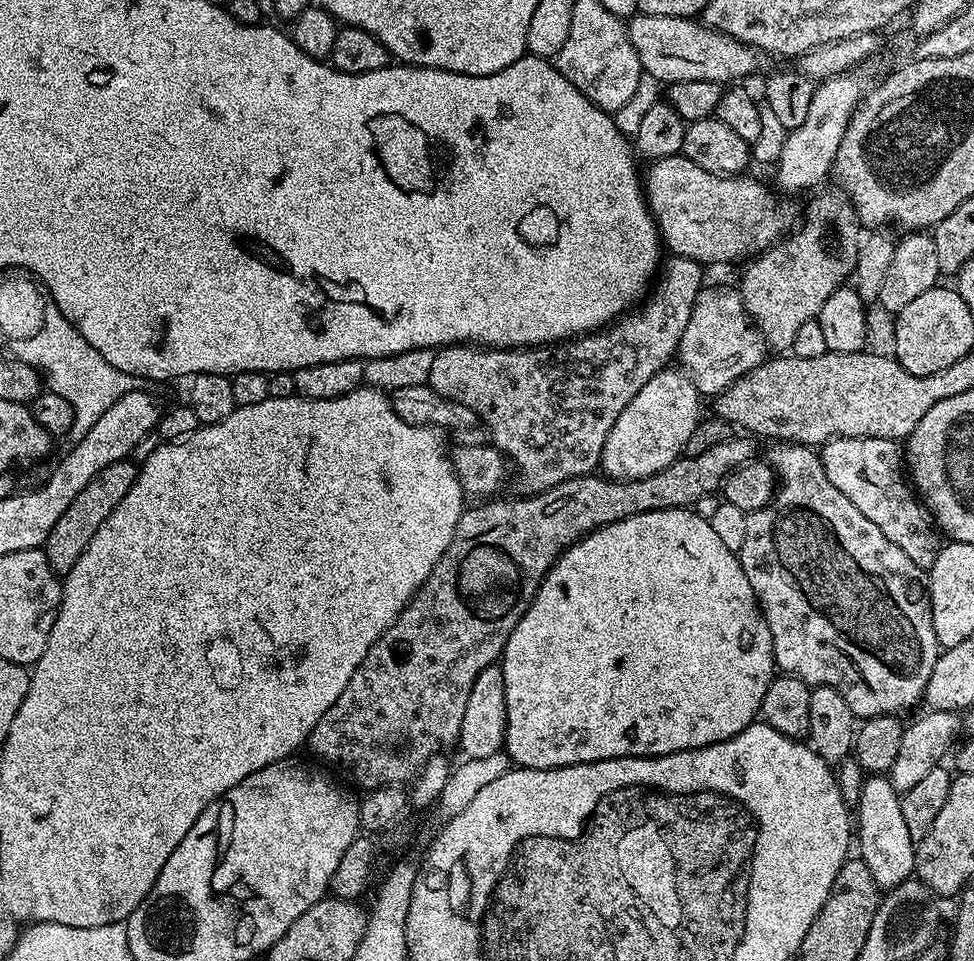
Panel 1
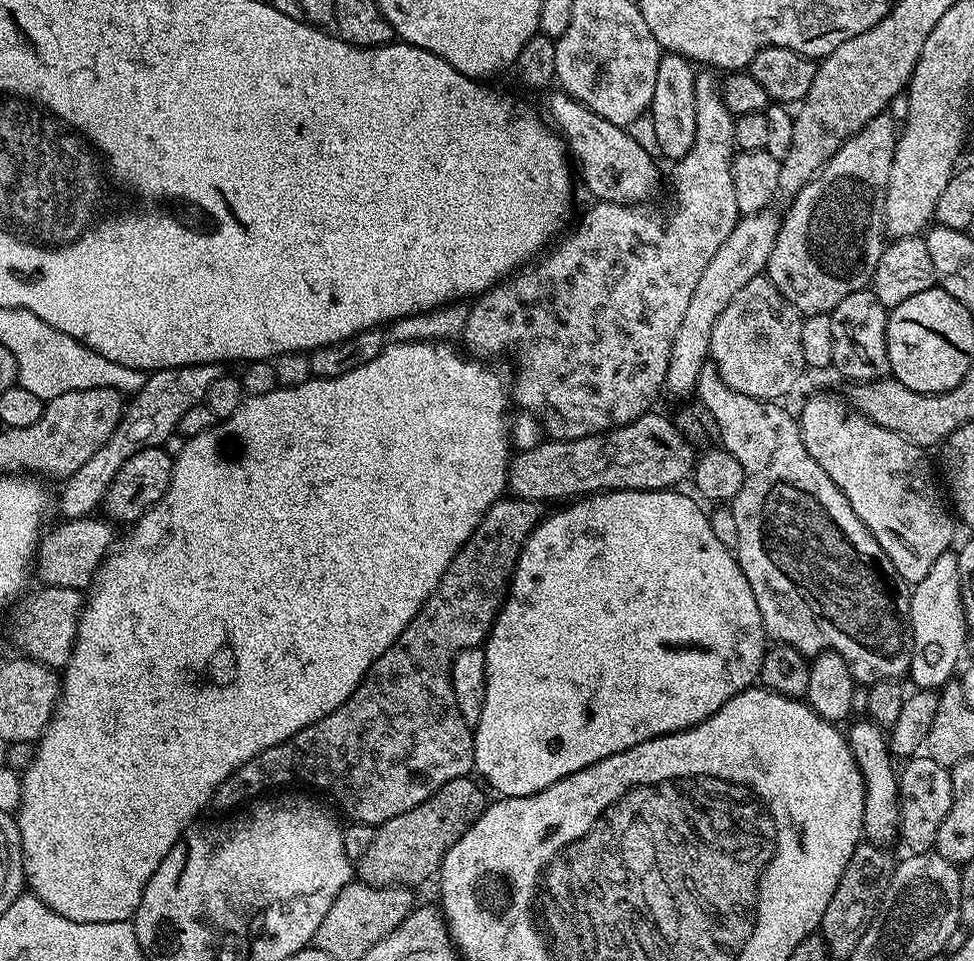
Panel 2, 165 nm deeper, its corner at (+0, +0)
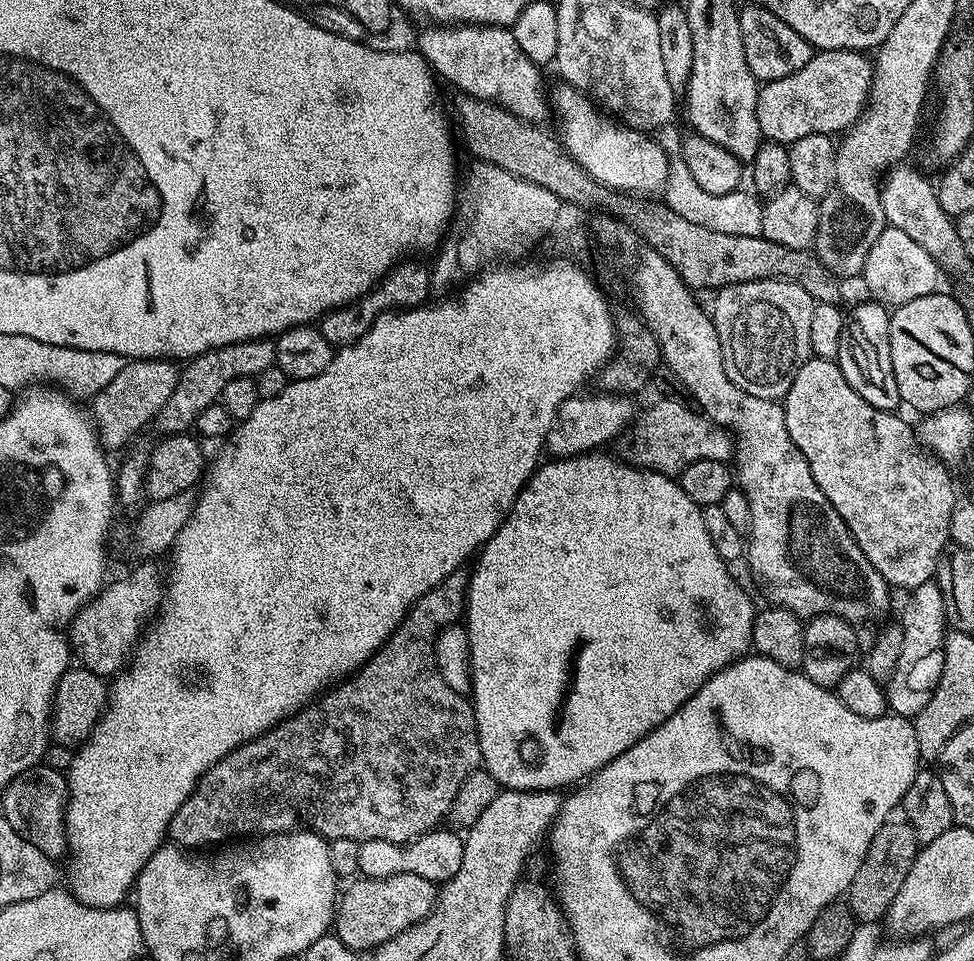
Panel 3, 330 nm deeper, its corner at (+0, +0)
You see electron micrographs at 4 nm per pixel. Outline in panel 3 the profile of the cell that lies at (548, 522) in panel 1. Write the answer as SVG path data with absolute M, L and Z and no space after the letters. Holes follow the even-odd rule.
M460 570L450 573L441 584L434 586L434 590L427 592L408 611L408 617L396 627L392 637L351 676L327 689L319 699L307 704L293 716L289 716L280 724L275 724L269 732L264 732L258 738L238 746L233 752L226 754L226 758L222 758L214 767L206 770L206 774L197 782L190 798L182 802L178 814L174 814L174 818L168 824L167 839L181 848L200 850L208 846L204 844L220 846L225 842L235 841L237 838L259 838L293 831L297 827L296 816L304 823L301 825L305 829L317 832L329 842L338 838L350 838L361 842L383 842L388 846L404 846L417 840L419 836L425 836L427 832L433 831L443 821L440 819L443 816L445 819L451 813L452 804L464 780L471 772L477 771L482 764L473 701L468 696L450 690L450 686L446 686L446 681L442 679L442 674L438 674L438 666L434 662L436 635L448 625L457 623L466 612L469 577L465 573L463 576L462 573L463 571Z

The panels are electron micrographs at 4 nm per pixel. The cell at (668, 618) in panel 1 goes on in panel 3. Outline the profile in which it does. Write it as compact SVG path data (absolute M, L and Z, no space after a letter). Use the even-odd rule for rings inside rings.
M593 450L564 459L552 458L548 460L549 464L541 463L512 501L512 508L500 529L475 557L476 569L470 572L466 627L472 655L480 759L483 771L491 774L504 790L550 792L587 781L646 733L662 726L662 722L673 716L714 673L721 672L752 648L752 624L756 621L757 605L752 605L751 598L732 577L728 569L731 567L720 557L718 550L714 550L714 542L710 542L710 534L706 534L706 522L702 522L701 505L695 504L673 477L638 468L615 455L603 456L602 453Z

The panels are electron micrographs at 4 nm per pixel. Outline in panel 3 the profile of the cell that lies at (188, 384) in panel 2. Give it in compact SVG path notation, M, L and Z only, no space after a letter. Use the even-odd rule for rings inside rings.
M271 339L247 340L246 342L234 342L230 346L215 348L195 356L183 365L180 381L170 394L170 402L162 406L162 410L156 415L154 428L160 434L184 434L195 425L198 414L206 410L206 406L217 403L222 389L239 376L256 377L259 372L273 367L276 363L276 346Z

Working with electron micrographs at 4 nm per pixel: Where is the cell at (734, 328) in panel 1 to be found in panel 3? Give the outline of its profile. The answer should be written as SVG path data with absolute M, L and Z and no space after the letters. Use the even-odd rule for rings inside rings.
M755 280L732 284L715 293L710 315L718 330L724 369L746 394L783 401L798 370L812 356L810 314L813 298L794 280Z

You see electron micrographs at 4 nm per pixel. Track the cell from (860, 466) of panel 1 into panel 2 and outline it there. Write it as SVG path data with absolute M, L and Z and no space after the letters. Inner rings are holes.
M828 392L810 397L798 411L798 419L802 442L806 442L810 458L814 458L814 462L818 462L818 466L822 466L826 474L830 474L834 486L842 490L854 514L858 514L858 518L866 526L866 530L870 530L878 546L882 546L890 562L894 562L894 570L898 570L901 578L912 586L926 578L926 574L930 574L930 566L934 566L934 562L938 562L938 558L942 558L942 554L953 547L953 517L946 504L944 509L944 504L940 501L932 468L924 457L927 456L925 449L861 416L845 397L843 400L842 397L831 396Z

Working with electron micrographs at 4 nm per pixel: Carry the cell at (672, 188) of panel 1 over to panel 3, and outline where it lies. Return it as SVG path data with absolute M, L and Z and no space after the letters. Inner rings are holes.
M458 24L455 26L424 26L417 38L415 47L426 63L432 67L433 73L441 81L457 84L459 91L465 96L473 96L479 100L489 100L510 114L518 114L531 124L543 125L544 119L550 116L550 92L544 88L544 76L541 65L535 64L520 48L517 33L508 26L485 26L482 24Z

